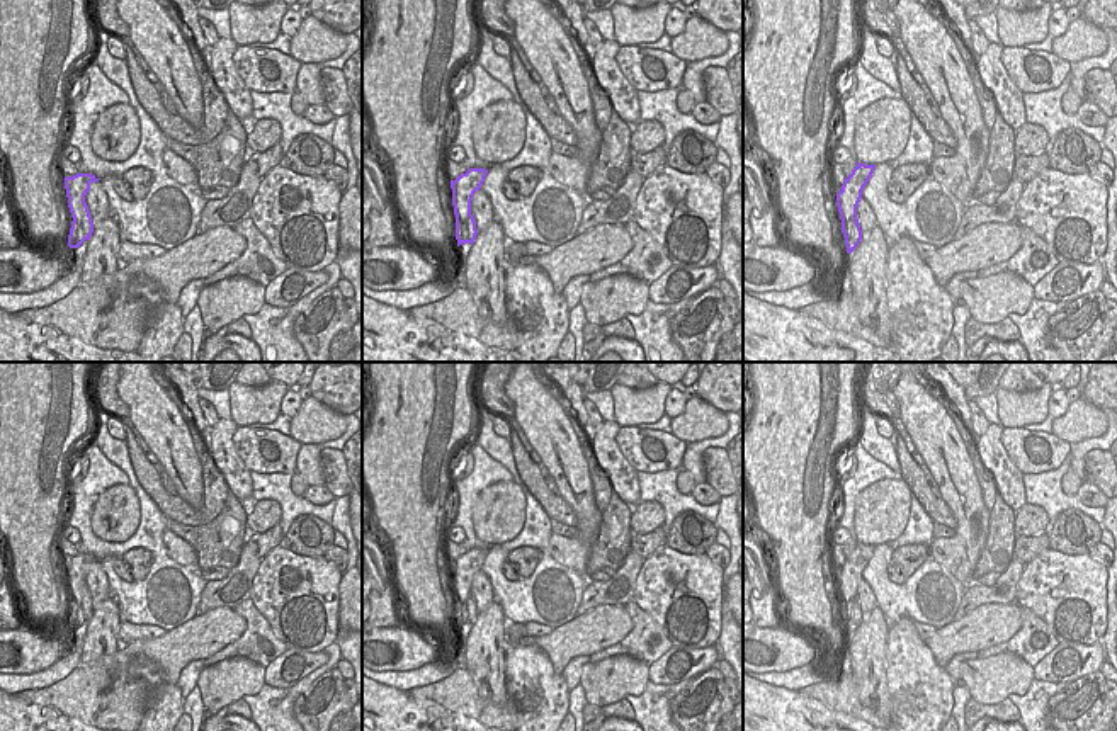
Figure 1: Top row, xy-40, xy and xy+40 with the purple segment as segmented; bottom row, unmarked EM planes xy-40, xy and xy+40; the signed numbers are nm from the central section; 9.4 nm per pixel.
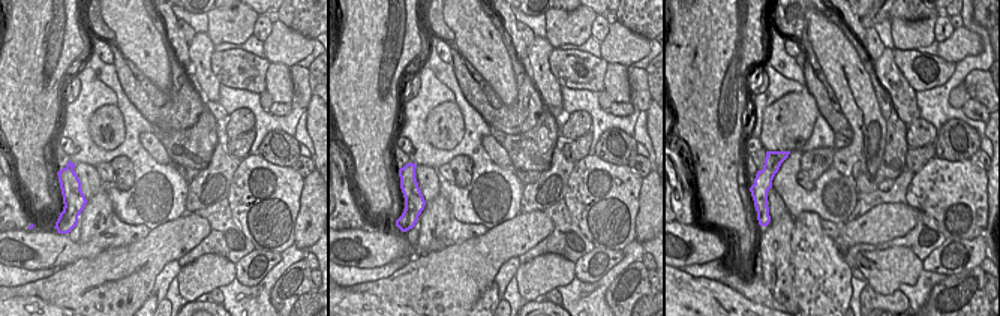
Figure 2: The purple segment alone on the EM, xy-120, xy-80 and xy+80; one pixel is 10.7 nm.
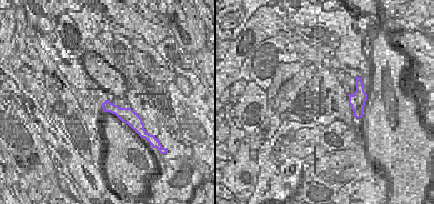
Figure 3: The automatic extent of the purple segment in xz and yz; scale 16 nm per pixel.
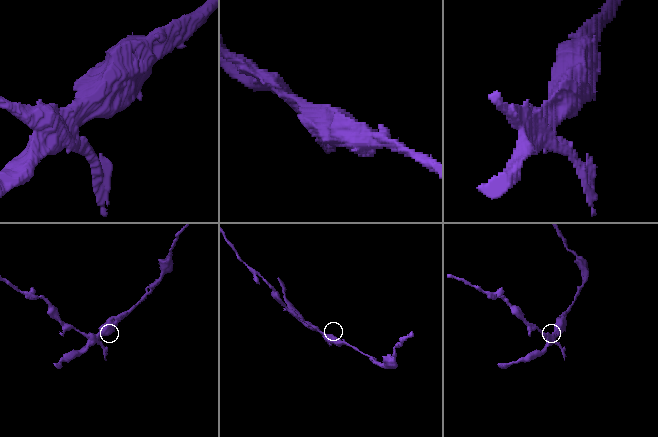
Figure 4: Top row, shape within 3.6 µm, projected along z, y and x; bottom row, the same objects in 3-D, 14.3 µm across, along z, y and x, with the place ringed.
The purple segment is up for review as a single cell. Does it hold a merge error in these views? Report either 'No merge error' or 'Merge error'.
Merge error

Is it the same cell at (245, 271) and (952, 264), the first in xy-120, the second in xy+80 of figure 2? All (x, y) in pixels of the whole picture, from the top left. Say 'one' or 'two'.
one

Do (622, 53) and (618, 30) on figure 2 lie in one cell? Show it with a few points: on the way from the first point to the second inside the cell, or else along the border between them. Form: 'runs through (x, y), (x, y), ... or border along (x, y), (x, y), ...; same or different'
runs through (622, 47), (618, 36); same

